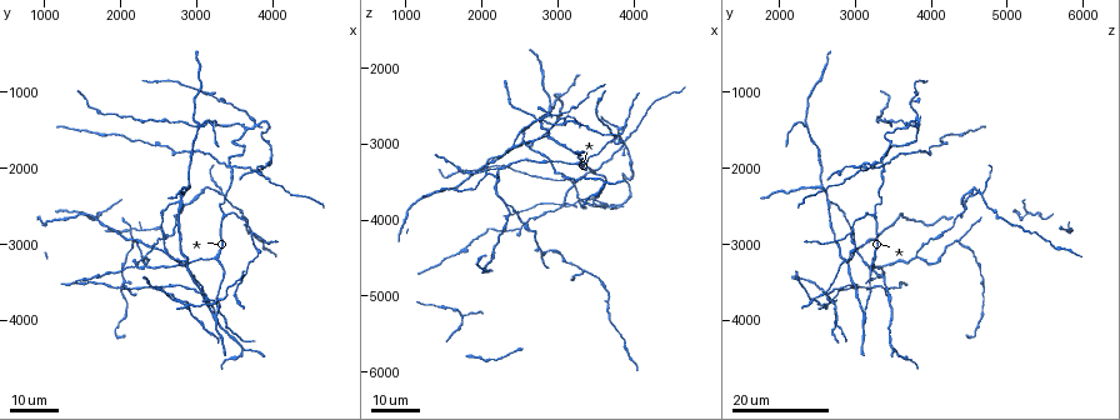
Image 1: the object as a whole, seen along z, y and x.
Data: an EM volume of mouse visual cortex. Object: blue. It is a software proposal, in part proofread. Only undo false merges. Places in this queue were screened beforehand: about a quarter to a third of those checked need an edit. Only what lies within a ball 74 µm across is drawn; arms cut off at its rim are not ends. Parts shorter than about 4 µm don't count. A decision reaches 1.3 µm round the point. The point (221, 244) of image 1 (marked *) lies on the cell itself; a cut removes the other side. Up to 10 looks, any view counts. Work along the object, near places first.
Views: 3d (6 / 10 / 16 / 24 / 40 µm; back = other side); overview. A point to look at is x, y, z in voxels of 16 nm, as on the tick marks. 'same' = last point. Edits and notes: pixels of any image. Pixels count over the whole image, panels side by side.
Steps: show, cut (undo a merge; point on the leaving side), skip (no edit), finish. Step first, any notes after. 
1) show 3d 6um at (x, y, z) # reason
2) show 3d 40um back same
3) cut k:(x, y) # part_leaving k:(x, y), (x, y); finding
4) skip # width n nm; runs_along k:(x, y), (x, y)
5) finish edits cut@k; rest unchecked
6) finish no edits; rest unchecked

show 3d 16um at (2750, 3750, 2700) # two arms in line, one across

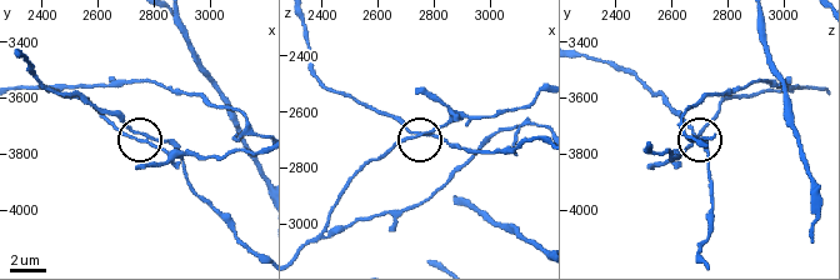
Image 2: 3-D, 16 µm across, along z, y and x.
show 3d 10um at (2790, 3740, 2680) # zoom in

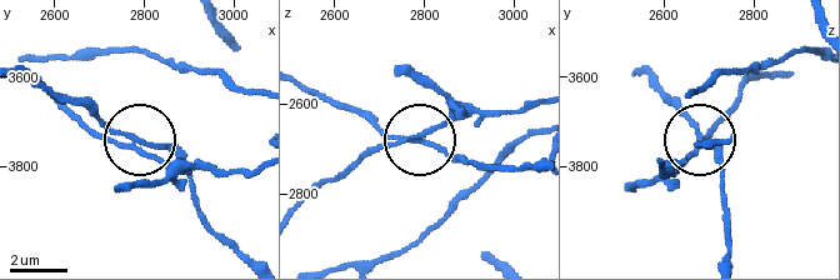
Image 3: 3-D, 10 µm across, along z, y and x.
show 3d 10um back at (2790, 3745, 2685)

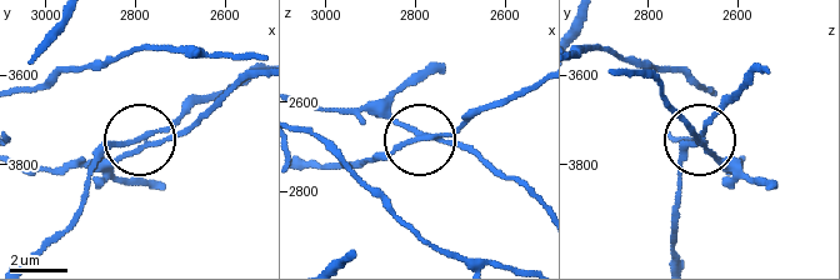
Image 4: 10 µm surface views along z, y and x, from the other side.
skip # width 160 nm; all the same cell

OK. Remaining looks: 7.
show 3d 24um at (3250, 3950, 3150) # two arms in line, one across

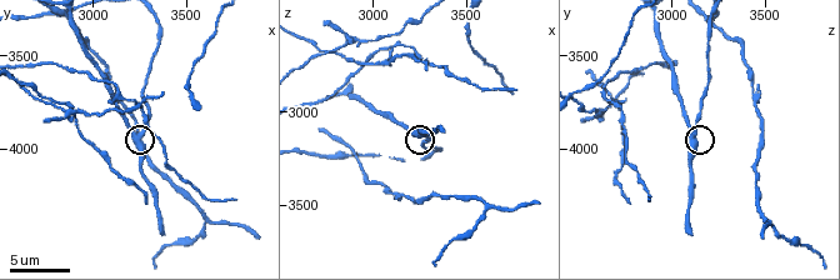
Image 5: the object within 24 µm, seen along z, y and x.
show 3d 10um at (3220, 3940, 3100) # zoom in

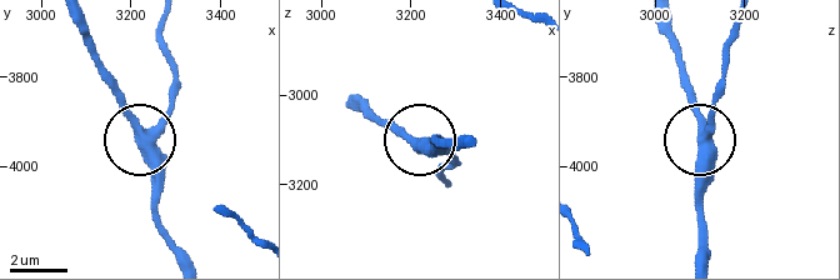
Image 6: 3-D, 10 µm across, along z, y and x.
skip # arms 3; runs_along 6:(165, 24), (171, 95), (143, 146), (158, 189), (158, 229); one cell here

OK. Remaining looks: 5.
show 3d 24um at (3800, 1450, 3850) # looks like a crossing

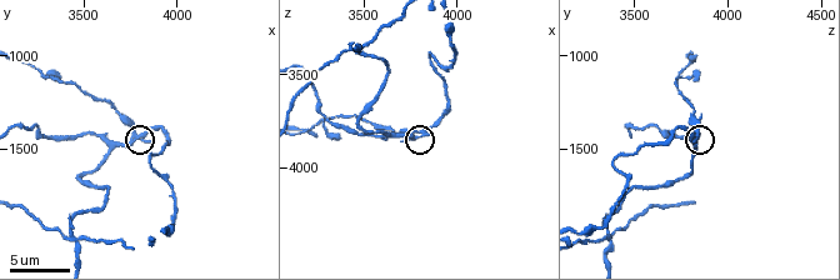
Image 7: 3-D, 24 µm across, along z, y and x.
show 3d 6um at (3780, 1440, 3820) # zoom in

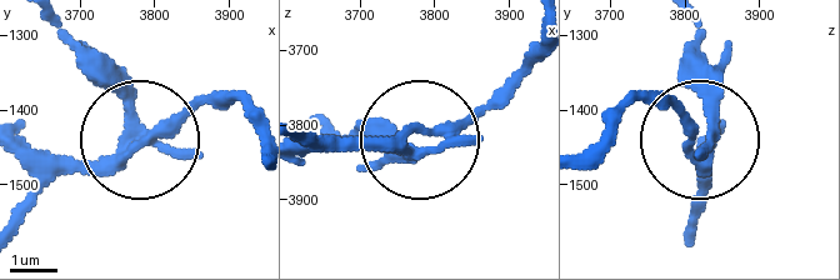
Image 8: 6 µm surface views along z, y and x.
cut 8:(71, 43) # width 230 nm; part_leaving 8:(118, 89), (50, 21); a second cell is stuck on

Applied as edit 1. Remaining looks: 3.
show overview

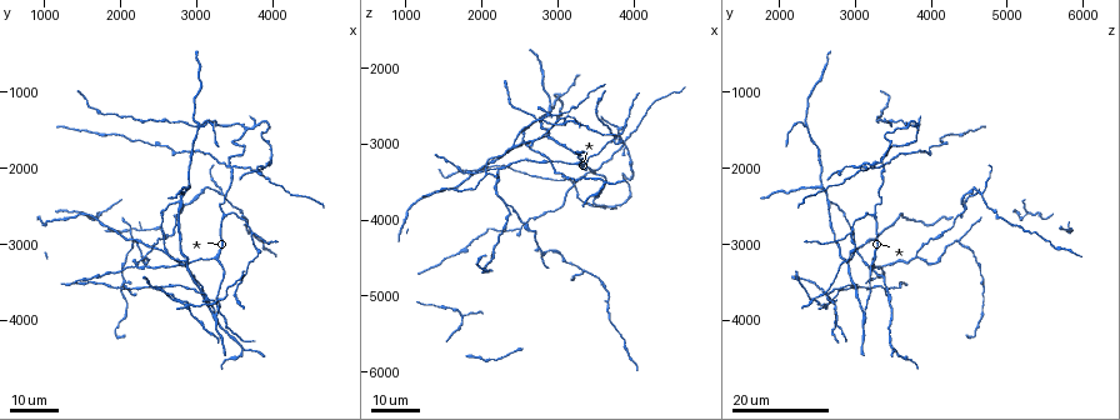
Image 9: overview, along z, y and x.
show 3d 16um at (3400, 2650, 3200) # three-way junction

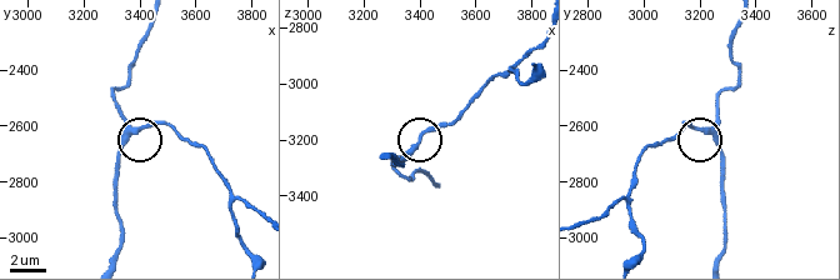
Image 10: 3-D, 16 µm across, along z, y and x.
show 3d 6um at (3380, 2610, 3230)

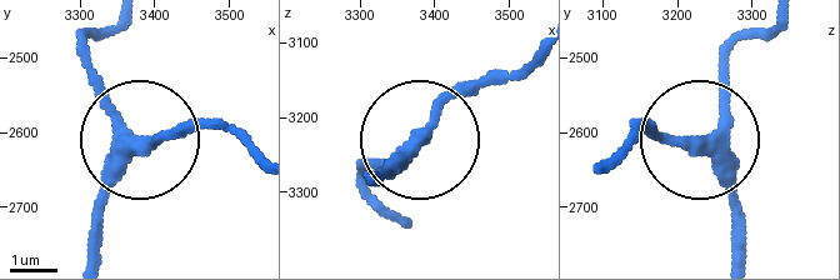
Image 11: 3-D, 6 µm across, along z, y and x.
skip # width 280 nm; runs_along 11:(741, 259), (734, 188), (701, 144), (718, 115), (718, 60); all the same cell

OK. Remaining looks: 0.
finish edits cut@8; rest unchecked

